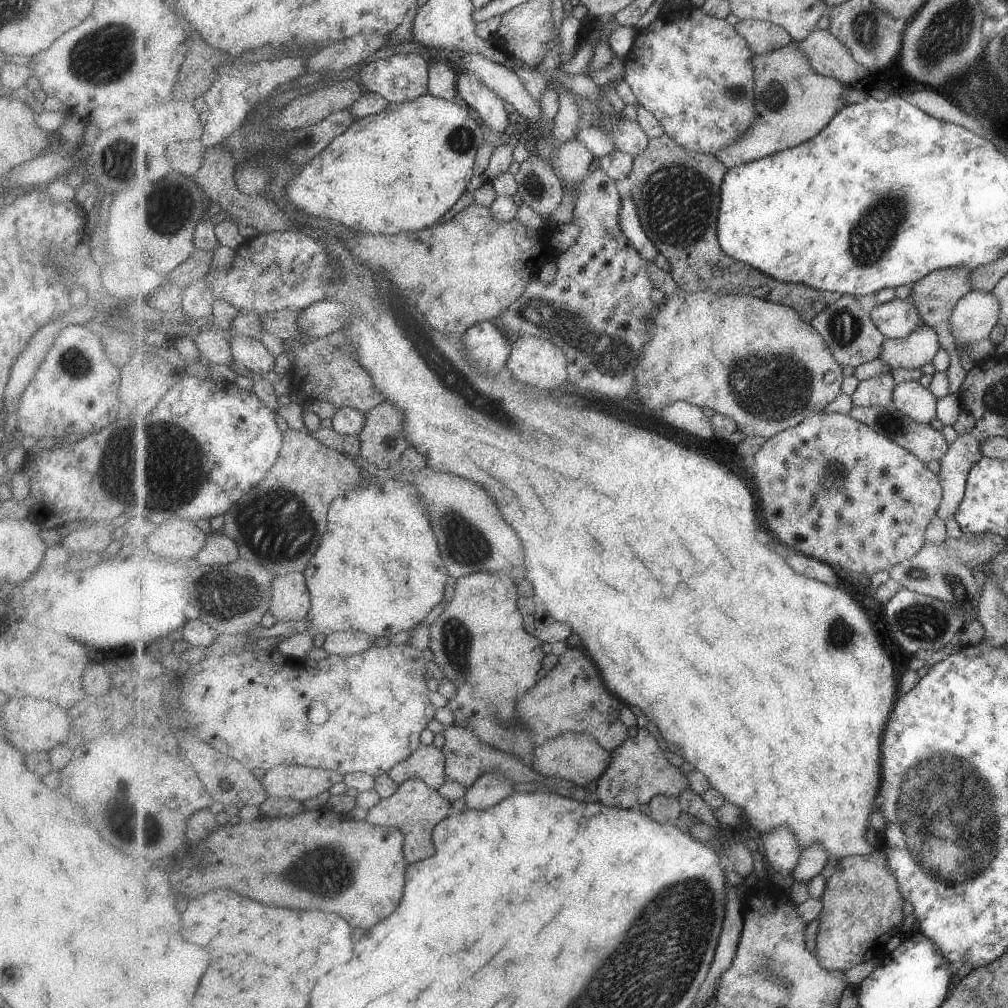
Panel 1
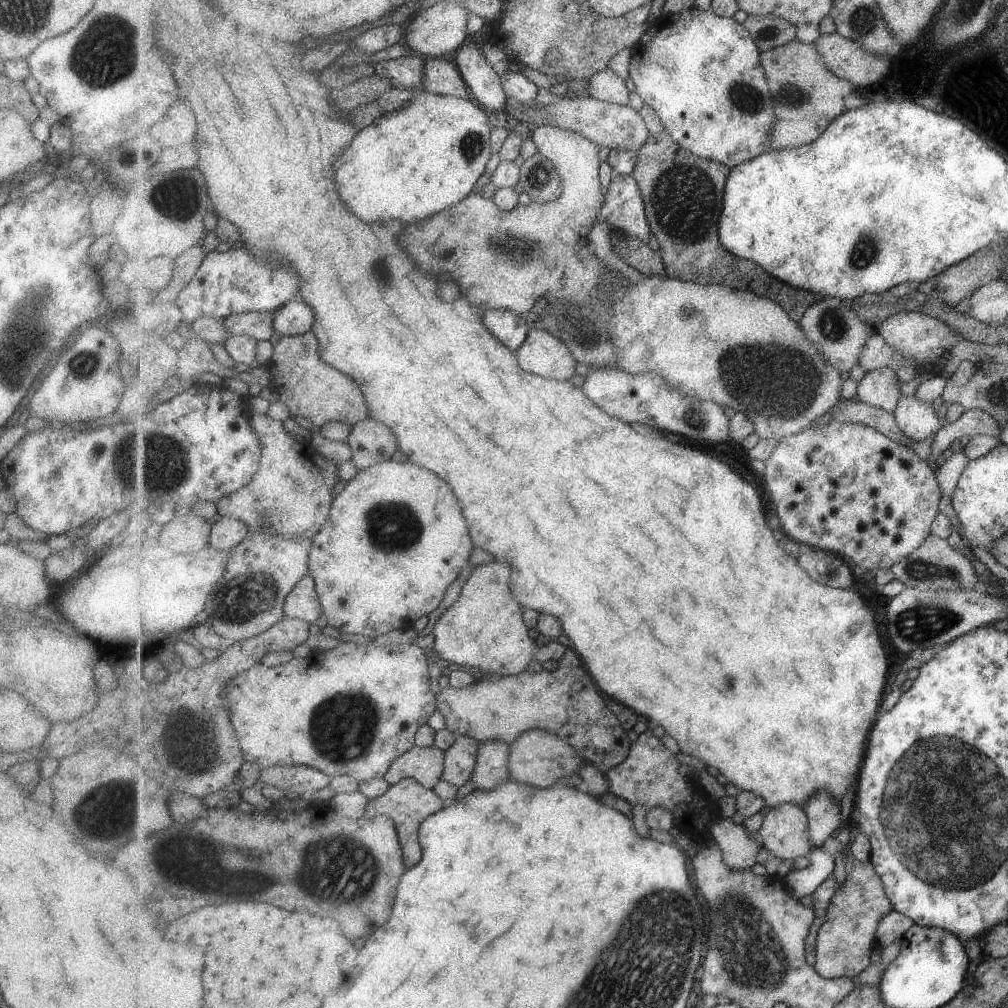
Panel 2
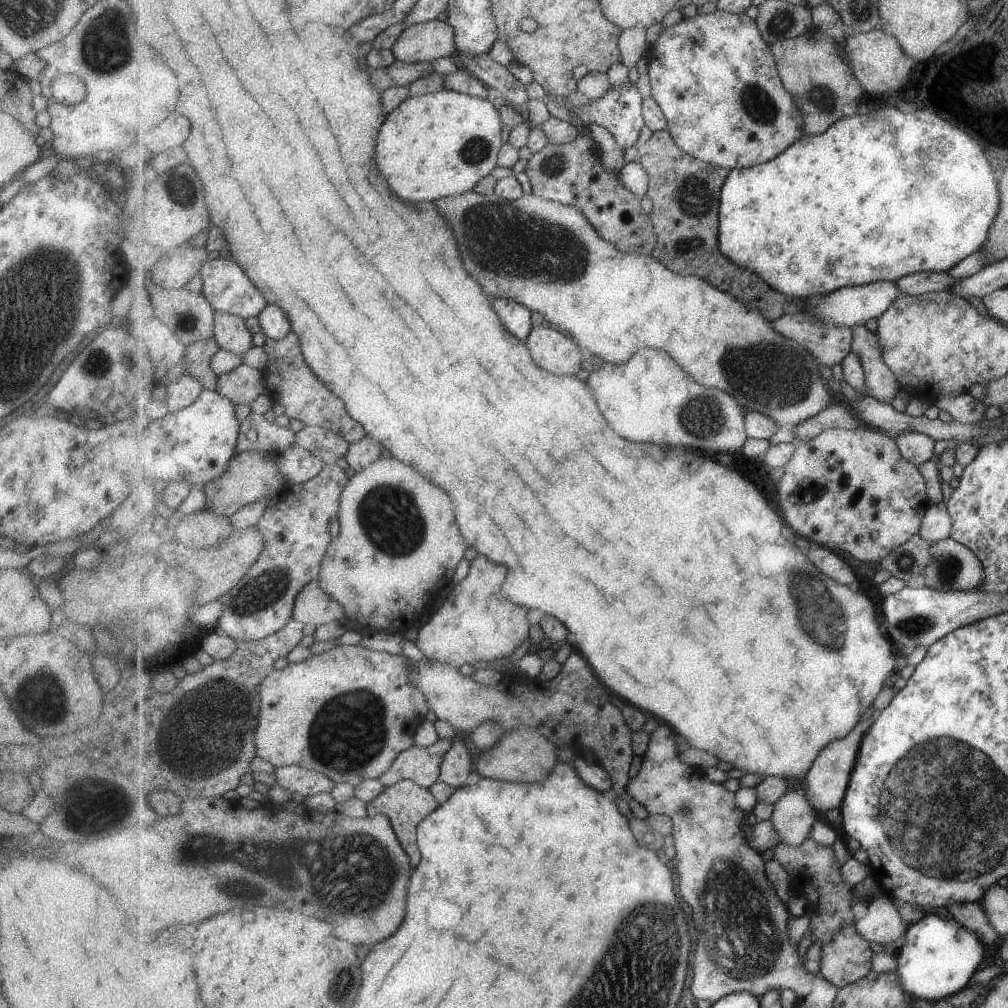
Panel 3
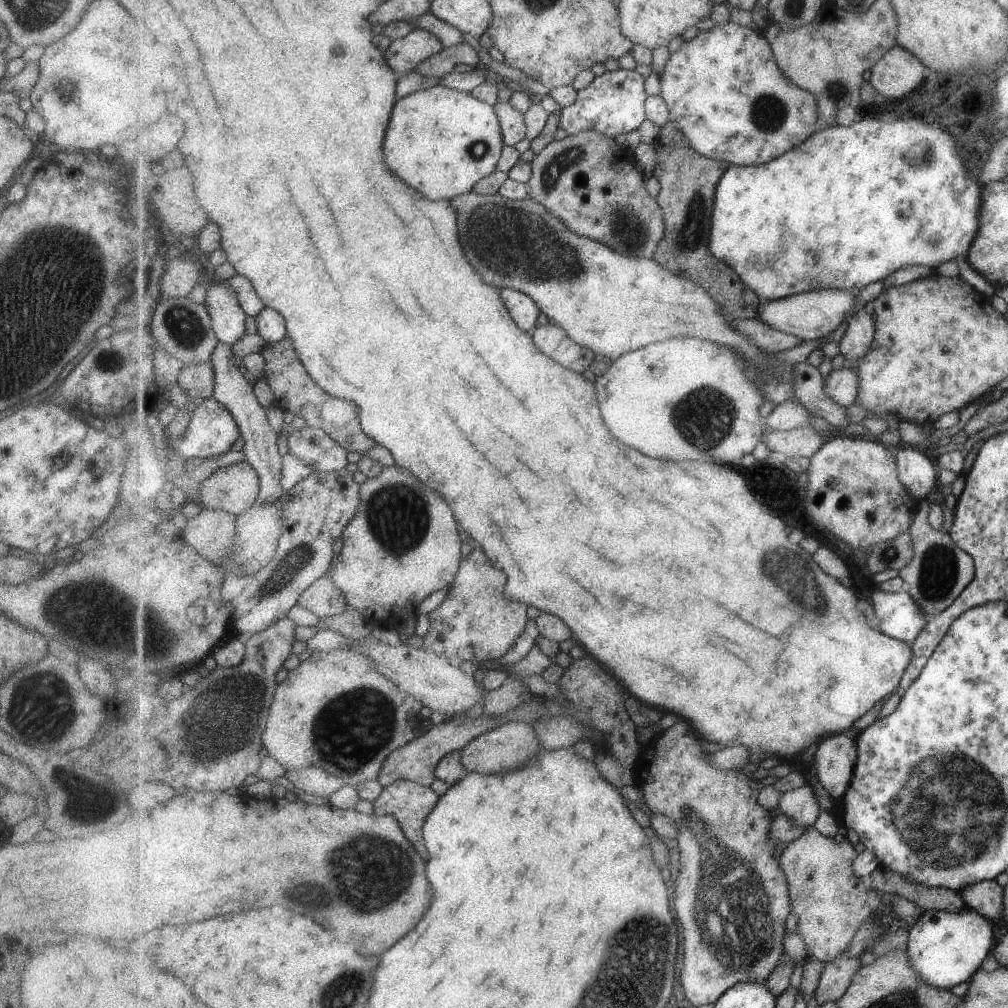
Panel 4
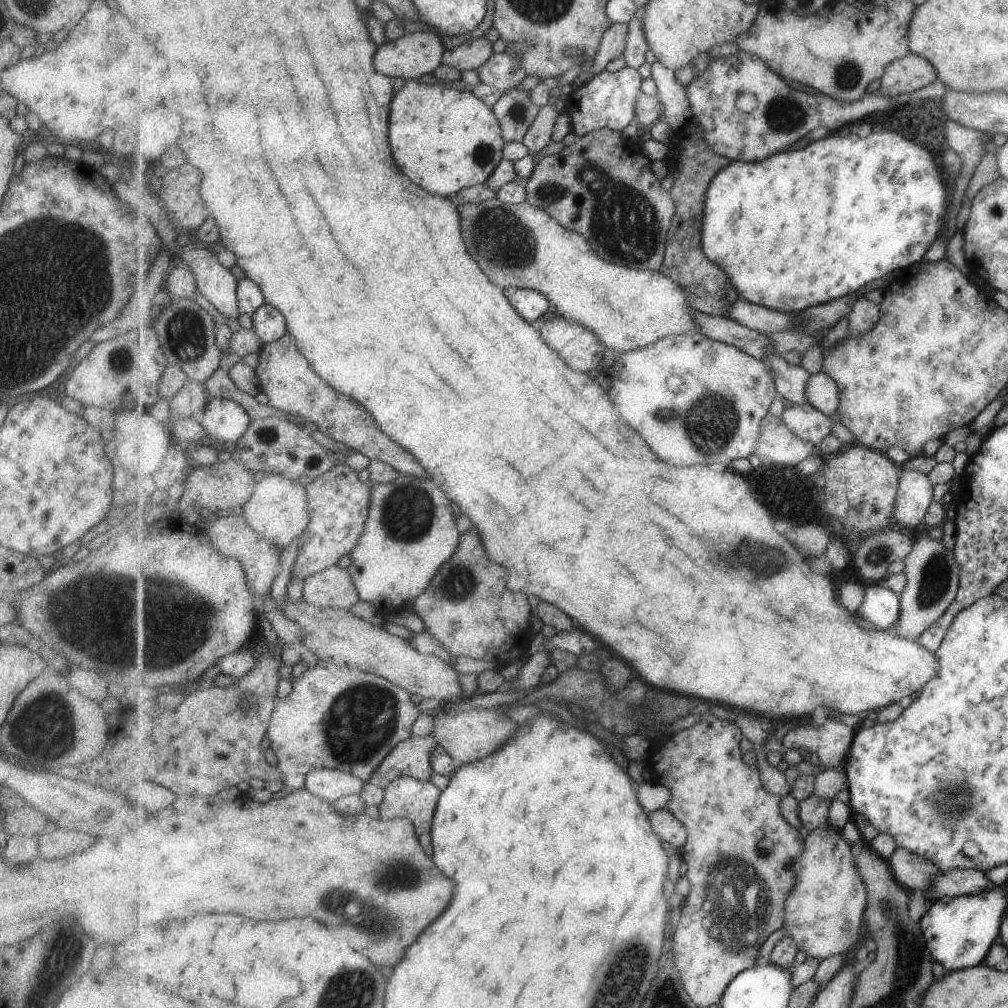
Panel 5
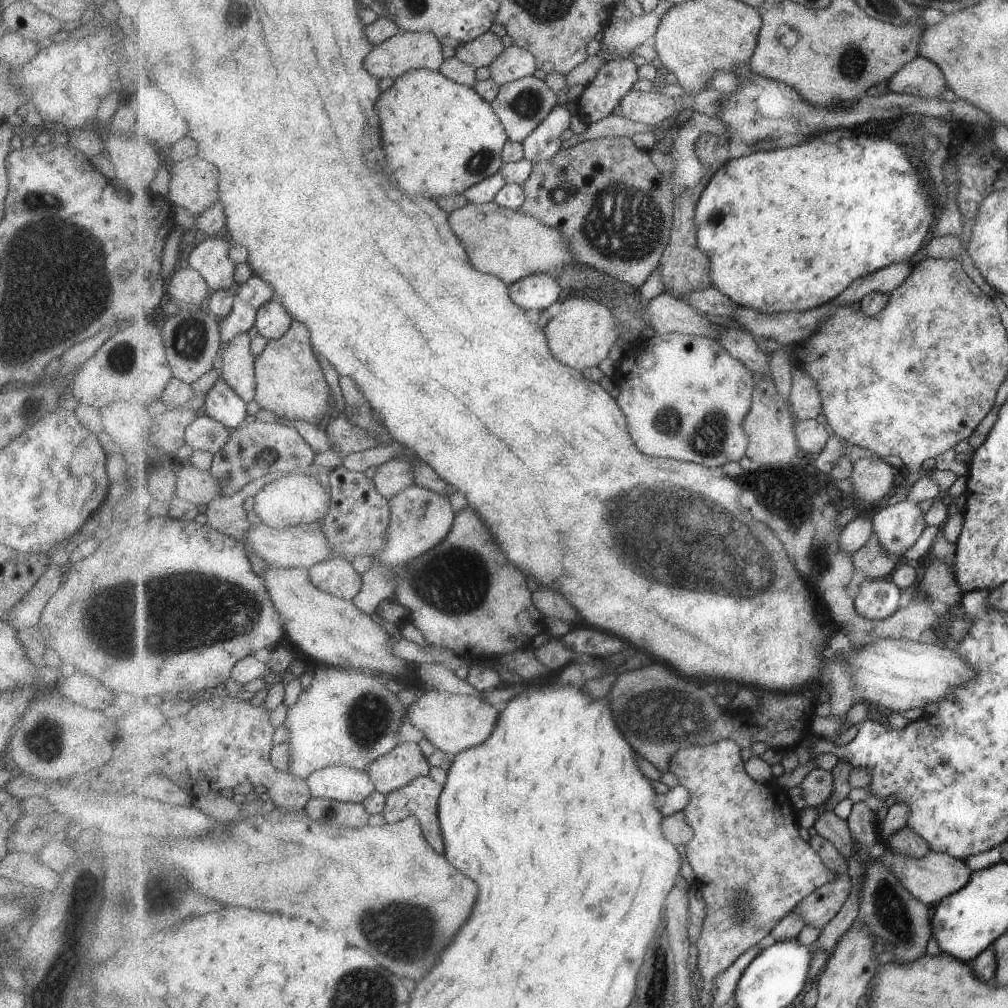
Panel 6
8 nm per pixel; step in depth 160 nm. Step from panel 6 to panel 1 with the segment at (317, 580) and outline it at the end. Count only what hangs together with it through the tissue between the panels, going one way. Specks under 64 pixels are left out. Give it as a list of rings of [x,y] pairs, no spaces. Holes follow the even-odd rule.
[[[303,572],[279,575],[272,591],[270,614],[277,621],[301,620],[307,616],[307,610],[312,606],[312,594]]]

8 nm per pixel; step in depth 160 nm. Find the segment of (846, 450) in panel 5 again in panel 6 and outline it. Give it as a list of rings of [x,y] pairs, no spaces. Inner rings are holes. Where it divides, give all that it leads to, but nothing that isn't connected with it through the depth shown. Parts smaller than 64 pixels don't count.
[[[883,457],[859,459],[852,463],[853,470],[849,481],[854,487],[851,497],[859,506],[876,506],[895,490],[897,468],[887,464]]]

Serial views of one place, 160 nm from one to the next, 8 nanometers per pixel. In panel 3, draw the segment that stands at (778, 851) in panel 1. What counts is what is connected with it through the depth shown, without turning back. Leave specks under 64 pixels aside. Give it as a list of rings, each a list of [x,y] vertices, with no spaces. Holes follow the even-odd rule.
[[[789,790],[775,805],[771,820],[781,843],[789,848],[797,848],[805,843],[816,824],[813,812],[805,793]]]

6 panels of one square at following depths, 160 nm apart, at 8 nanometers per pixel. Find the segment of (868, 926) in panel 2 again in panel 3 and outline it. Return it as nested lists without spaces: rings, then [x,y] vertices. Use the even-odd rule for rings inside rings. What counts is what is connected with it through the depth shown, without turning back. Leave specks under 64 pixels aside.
[[[847,922],[822,948],[822,974],[837,988],[845,988],[872,972],[873,954],[871,940],[863,938],[857,922]]]

